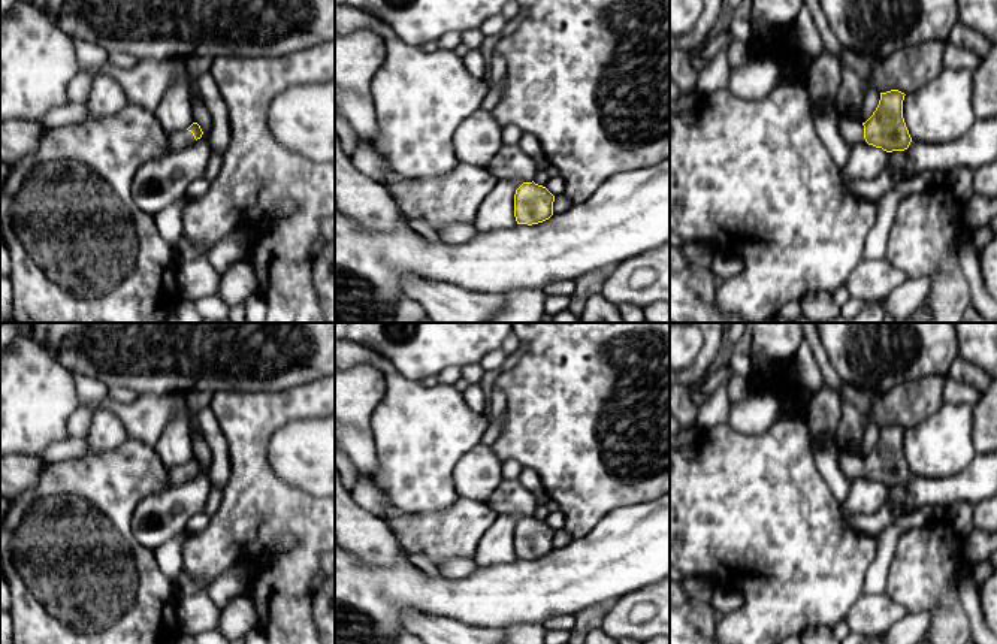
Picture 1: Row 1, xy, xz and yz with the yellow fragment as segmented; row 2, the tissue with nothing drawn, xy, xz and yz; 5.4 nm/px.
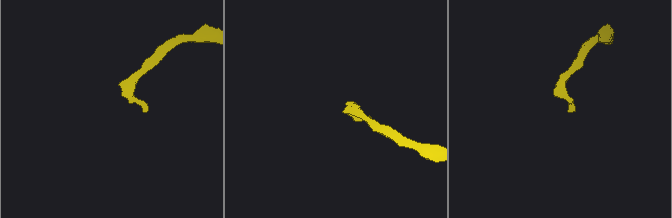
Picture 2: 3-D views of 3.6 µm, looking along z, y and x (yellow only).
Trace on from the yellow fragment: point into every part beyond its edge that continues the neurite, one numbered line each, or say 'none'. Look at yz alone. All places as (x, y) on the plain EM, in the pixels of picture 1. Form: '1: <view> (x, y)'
1: yz (852, 466)

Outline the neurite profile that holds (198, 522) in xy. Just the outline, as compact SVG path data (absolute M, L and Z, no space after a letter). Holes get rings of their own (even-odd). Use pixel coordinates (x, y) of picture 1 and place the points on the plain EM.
M205 511L194 514L187 521L187 533L194 535L194 533L202 532L208 526L209 520L211 520L211 517Z

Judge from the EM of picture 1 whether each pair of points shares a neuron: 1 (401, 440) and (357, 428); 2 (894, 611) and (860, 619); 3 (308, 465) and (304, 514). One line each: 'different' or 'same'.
1: different
2: same
3: different

